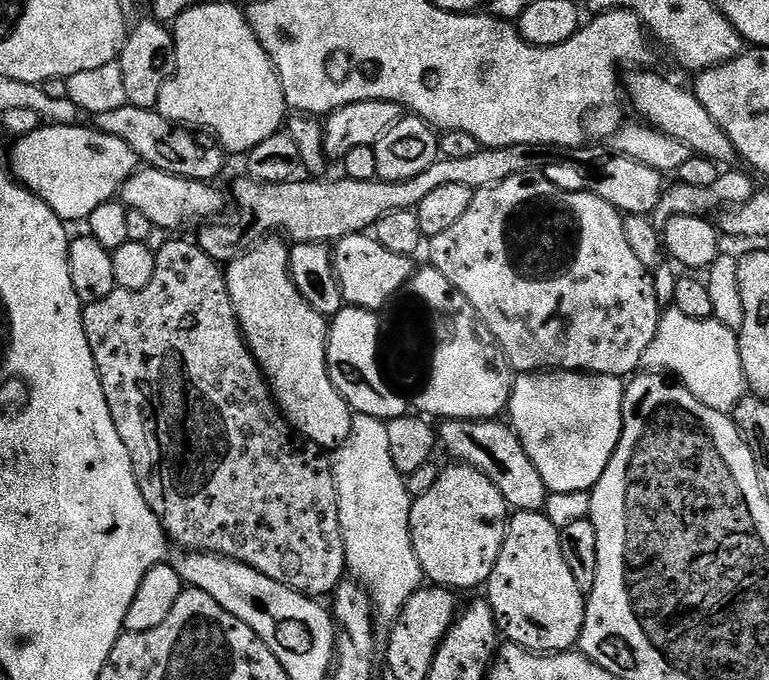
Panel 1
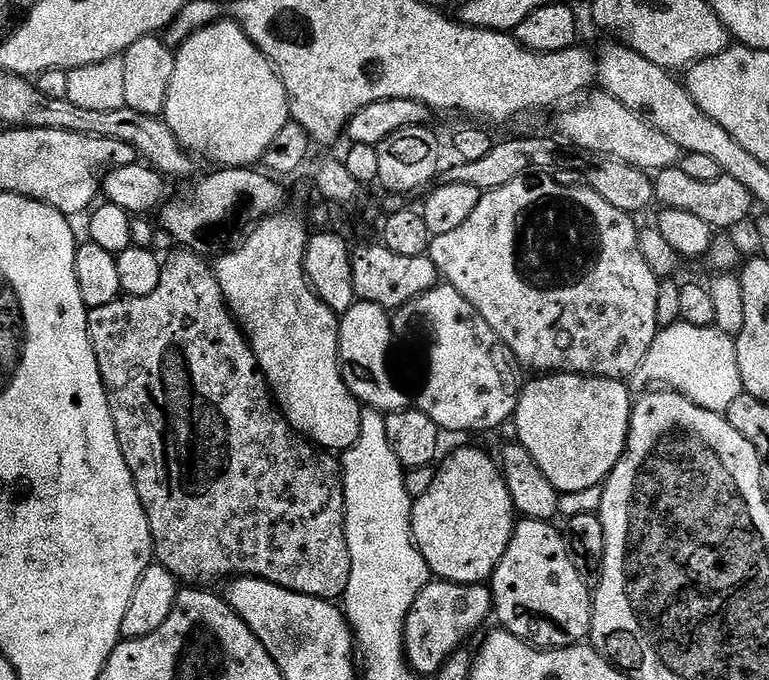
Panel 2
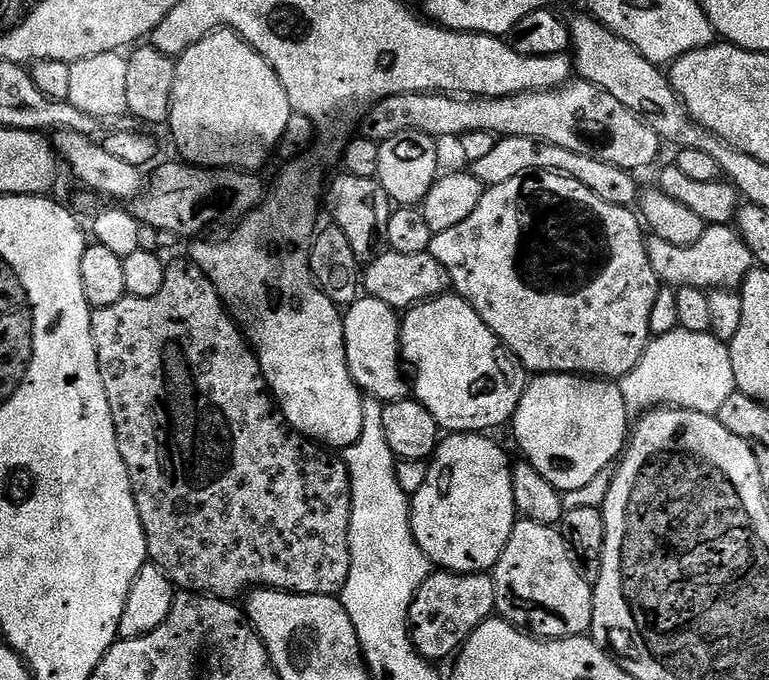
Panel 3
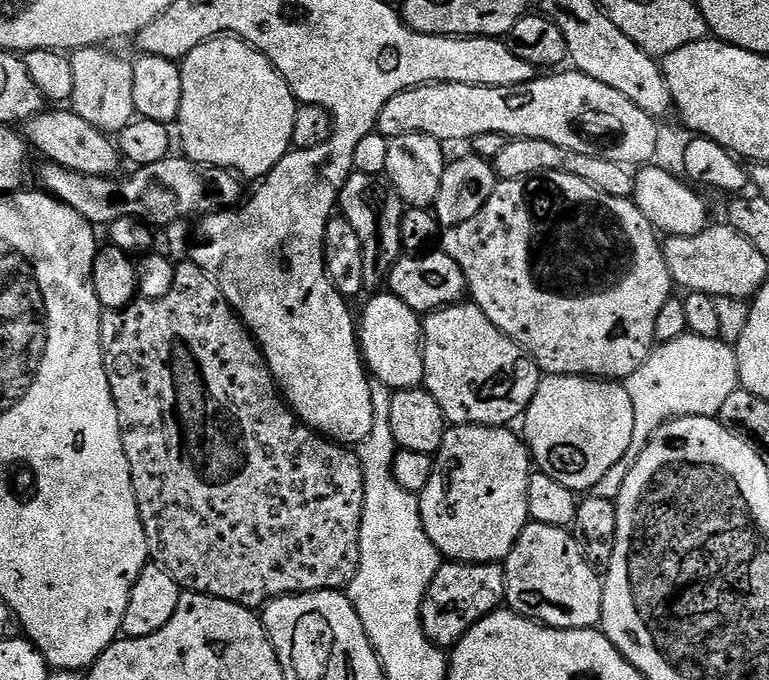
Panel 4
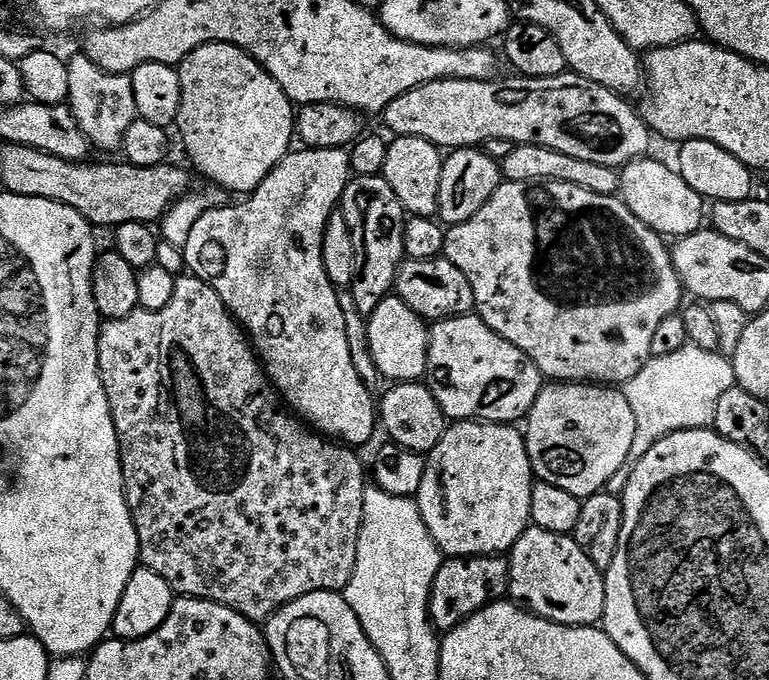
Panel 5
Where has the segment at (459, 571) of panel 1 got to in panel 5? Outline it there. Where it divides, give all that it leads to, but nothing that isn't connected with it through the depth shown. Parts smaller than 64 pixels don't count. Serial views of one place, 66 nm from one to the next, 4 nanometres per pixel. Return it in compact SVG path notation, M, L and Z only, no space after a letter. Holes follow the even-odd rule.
M462 420L445 427L438 446L427 453L418 503L428 532L445 557L467 558L511 553L518 538L532 524L530 498L534 473L528 457L525 433L518 429L510 424Z

